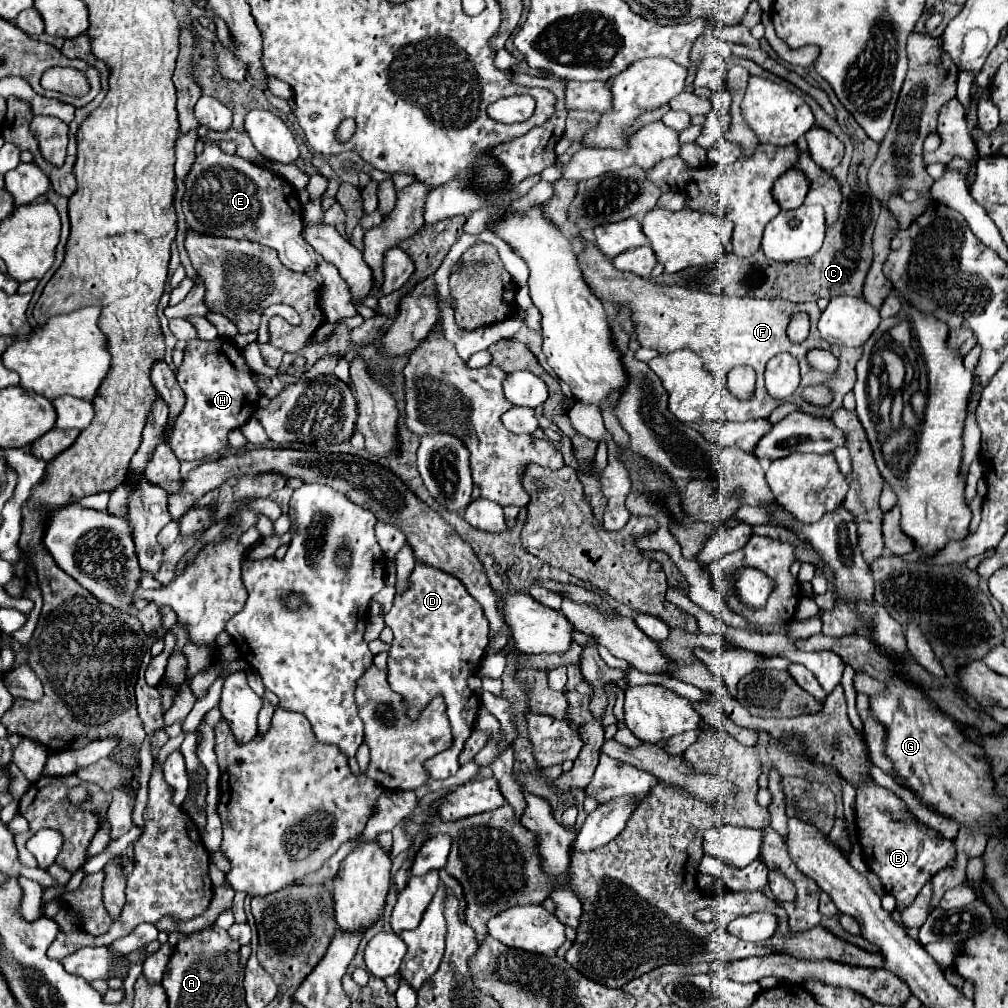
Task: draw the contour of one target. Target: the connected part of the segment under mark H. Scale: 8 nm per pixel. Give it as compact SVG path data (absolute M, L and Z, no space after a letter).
M222 338L214 342L190 340L184 362L178 368L178 382L186 394L186 406L174 428L170 430L170 426L166 426L166 430L170 432L170 448L180 462L204 460L206 456L226 450L228 432L250 420L262 398L242 352Z

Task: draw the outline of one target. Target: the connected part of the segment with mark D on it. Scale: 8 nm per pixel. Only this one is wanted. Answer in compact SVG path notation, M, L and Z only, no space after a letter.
M418 560L408 576L408 588L394 598L394 606L384 620L394 632L394 642L388 650L388 682L402 696L406 714L416 720L436 694L446 698L454 744L424 762L430 778L444 780L458 770L458 754L472 734L480 710L480 698L468 688L466 680L480 670L486 654L488 620L456 576Z

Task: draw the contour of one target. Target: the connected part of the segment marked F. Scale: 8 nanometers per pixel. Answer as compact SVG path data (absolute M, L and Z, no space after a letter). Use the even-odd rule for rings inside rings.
M586 244L584 250L578 254L578 258L580 258L580 266L582 266L586 282L590 284L590 288L594 290L594 294L600 300L610 302L616 308L628 306L632 310L638 342L644 348L654 348L660 354L670 354L674 350L688 348L703 357L706 370L714 378L714 395L706 402L706 406L702 410L702 418L695 422L695 425L699 425L699 431L702 434L702 427L704 428L706 422L728 424L728 440L724 440L722 444L712 442L720 448L729 447L729 423L744 423L749 420L766 418L778 404L782 404L782 400L774 400L764 388L764 366L772 356L776 356L780 352L790 352L800 364L800 386L784 402L796 404L798 410L804 414L812 414L816 418L832 418L832 412L842 408L844 394L848 394L856 382L854 366L856 366L858 358L862 356L862 348L838 348L838 346L832 346L826 340L822 340L816 330L816 322L820 316L820 308L816 306L816 302L794 304L794 302L788 302L782 298L772 298L772 300L726 298L724 294L718 296L718 294L688 290L688 288L680 288L680 286L656 286L656 284L648 282L646 278L640 278L632 272L616 270L612 266L612 262L594 244ZM794 312L806 312L810 316L810 334L800 344L792 344L786 334L786 328L790 324L790 314L794 314ZM814 348L830 350L838 358L840 364L838 364L838 372L834 376L820 372L808 364L806 354ZM738 364L751 366L756 372L756 390L746 402L732 396L727 389L727 374L732 367L738 366ZM820 380L824 380L828 386L834 386L834 402L826 408L814 408L802 400L802 390L806 386L812 386L814 382L818 384Z

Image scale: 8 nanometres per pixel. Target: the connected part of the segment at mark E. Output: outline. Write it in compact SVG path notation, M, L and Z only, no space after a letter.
M206 142L204 152L192 166L190 176L186 178L186 196L184 196L184 214L186 222L194 232L206 236L228 236L228 238L246 238L262 246L278 250L278 256L290 270L314 270L322 276L328 294L322 294L320 306L328 322L338 322L338 318L356 316L356 310L350 302L352 294L340 272L334 264L326 262L302 236L302 204L298 200L298 190L282 176L272 174L258 164L224 154L216 142Z

